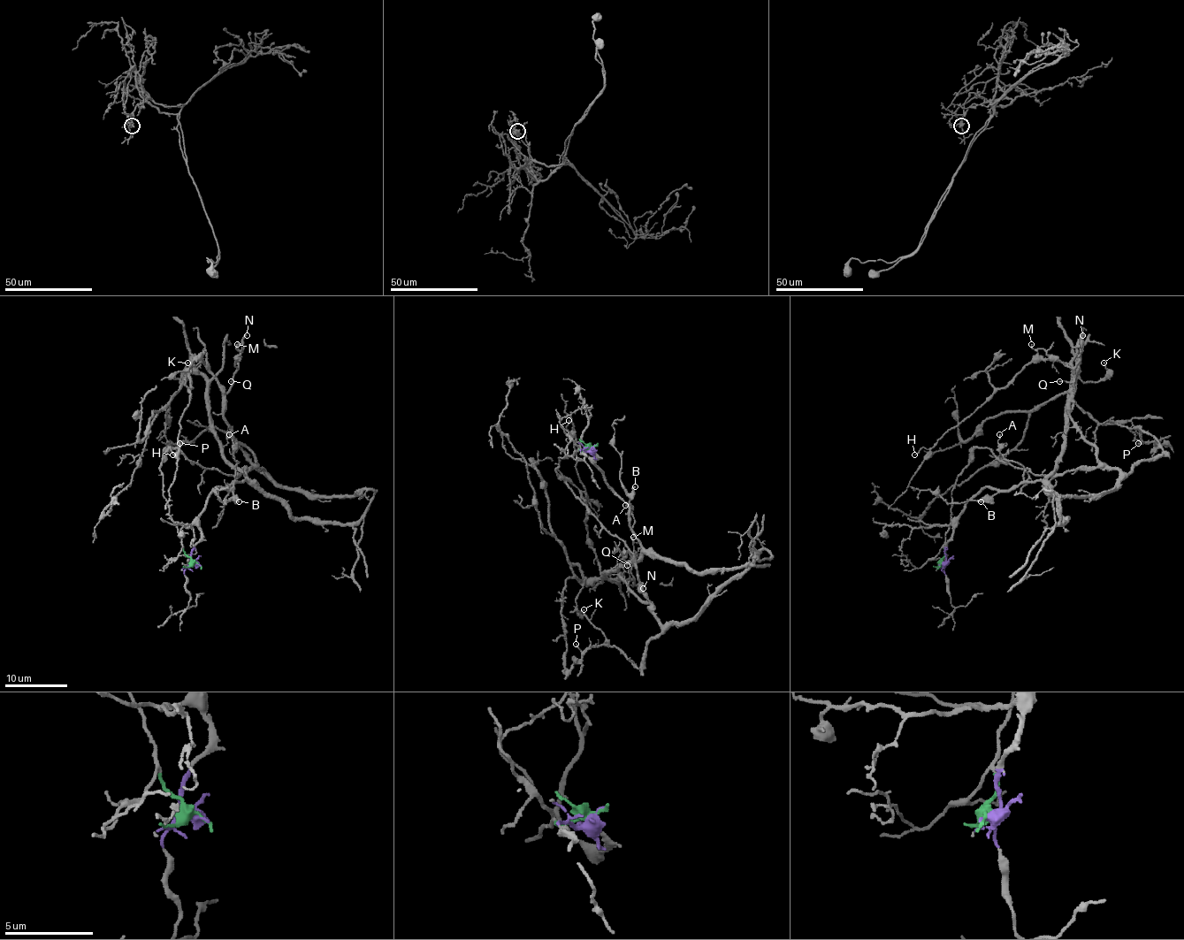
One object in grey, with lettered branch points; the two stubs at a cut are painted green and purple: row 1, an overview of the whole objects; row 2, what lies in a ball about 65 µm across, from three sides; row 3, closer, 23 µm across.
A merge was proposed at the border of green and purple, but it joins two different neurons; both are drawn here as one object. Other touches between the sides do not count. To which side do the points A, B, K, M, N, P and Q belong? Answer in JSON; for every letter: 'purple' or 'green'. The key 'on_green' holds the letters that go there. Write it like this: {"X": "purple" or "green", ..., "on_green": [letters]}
{"A": "purple", "B": "purple", "K": "purple", "M": "green", "N": "green", "P": "green", "Q": "green", "on_green": ["M", "N", "P", "Q"]}

